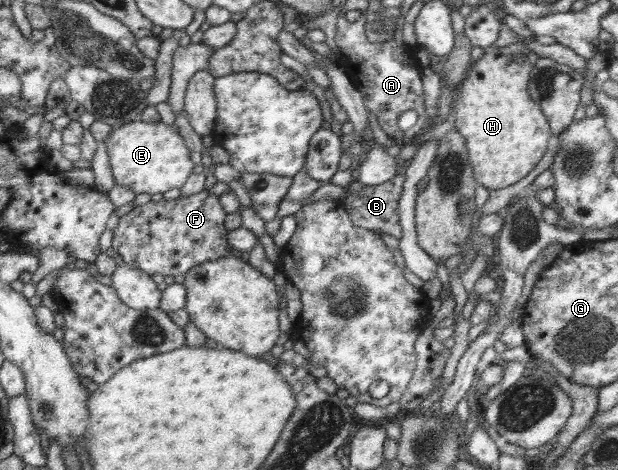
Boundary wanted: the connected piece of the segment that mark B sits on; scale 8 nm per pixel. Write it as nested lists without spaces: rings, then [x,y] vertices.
[[[397,173],[385,183],[363,186],[359,193],[348,191],[341,200],[351,223],[376,234],[387,233],[397,241],[401,239],[397,208],[404,181],[405,176]]]

